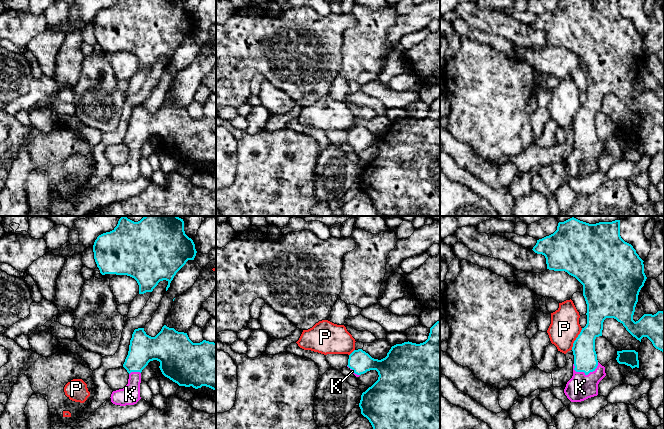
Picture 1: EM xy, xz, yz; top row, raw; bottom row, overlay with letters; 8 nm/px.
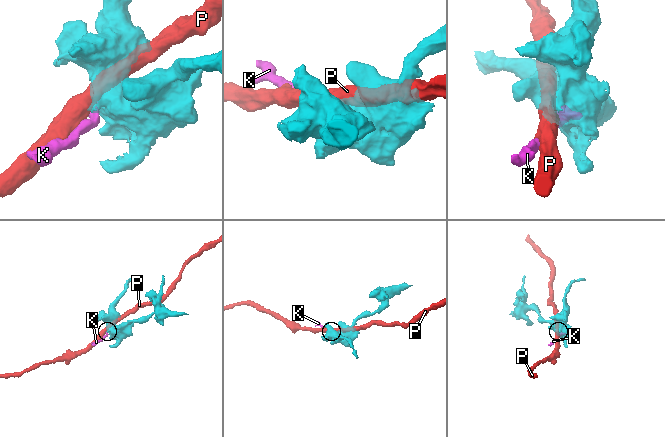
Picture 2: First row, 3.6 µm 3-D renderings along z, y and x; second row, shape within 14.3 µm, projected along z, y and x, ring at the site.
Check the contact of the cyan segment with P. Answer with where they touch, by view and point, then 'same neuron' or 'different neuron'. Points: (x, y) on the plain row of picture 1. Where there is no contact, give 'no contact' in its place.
meets cyan in yz at (576, 115); different neuron

